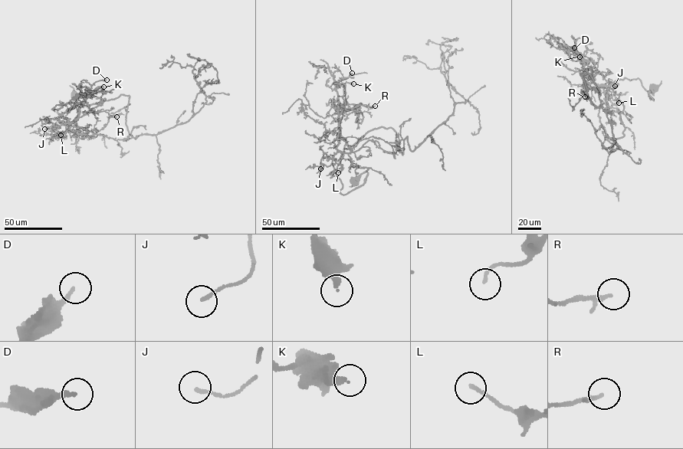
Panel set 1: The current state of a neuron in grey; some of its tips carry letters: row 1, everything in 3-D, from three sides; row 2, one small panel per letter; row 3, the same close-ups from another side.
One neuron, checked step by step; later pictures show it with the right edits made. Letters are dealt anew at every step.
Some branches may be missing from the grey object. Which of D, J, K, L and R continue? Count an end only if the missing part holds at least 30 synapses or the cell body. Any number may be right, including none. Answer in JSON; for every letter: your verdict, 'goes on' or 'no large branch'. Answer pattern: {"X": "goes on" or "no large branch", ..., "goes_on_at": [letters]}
{"D": "goes on", "J": "no large branch", "K": "no large branch", "L": "no large branch", "R": "no large branch", "goes_on_at": ["D"]}

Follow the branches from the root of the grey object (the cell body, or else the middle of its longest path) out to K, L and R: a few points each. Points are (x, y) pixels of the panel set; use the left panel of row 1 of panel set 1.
K: (73, 94), (90, 93), (60, 114), (60, 101), (73, 103), (78, 113), (74, 122), (86, 95), (103, 86)
L: (73, 94), (90, 93), (60, 114), (60, 101), (73, 103), (78, 113), (60, 134), (66, 137), (60, 135)
R: (73, 94), (90, 93), (60, 114), (60, 101), (73, 103), (78, 113), (74, 122), (90, 110), (116, 116)

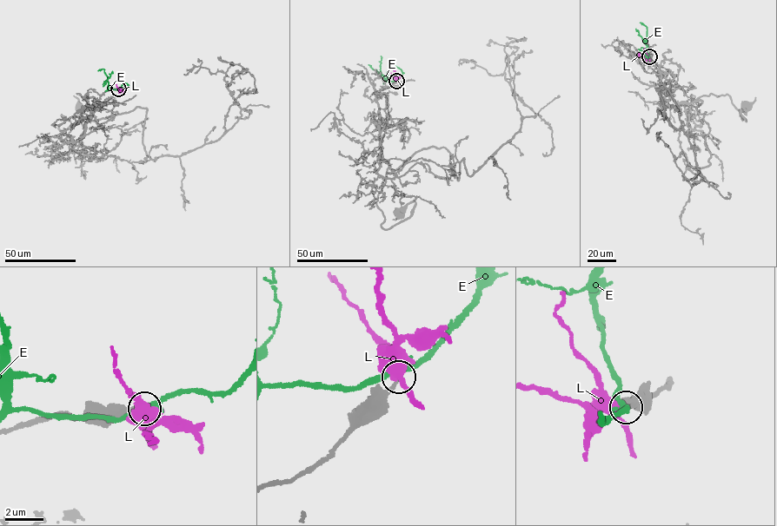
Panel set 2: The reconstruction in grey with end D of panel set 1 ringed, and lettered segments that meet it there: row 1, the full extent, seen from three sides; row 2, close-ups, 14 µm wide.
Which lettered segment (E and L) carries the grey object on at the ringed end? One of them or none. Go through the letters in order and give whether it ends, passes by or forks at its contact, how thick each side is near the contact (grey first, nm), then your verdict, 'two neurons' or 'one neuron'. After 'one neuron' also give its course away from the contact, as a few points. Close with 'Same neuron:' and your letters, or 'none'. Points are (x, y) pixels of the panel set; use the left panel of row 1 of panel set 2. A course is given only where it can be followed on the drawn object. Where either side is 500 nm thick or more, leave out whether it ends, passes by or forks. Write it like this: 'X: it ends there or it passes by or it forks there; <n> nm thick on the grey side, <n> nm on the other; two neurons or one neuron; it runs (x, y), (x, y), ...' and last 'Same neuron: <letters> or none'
E: it forks there; 190 nm thick on the grey side, 200 nm on the other; two neurons
L: it passes by; 220 nm thick on the grey side, 420 nm on the other; two neurons
Same neuron: none

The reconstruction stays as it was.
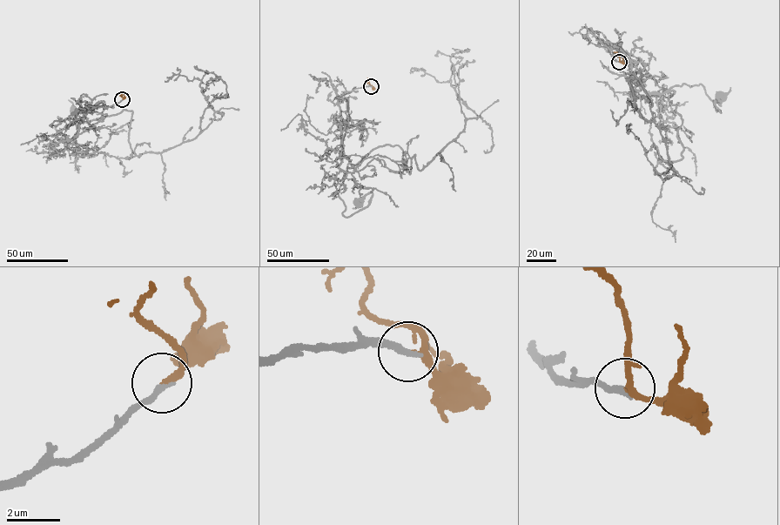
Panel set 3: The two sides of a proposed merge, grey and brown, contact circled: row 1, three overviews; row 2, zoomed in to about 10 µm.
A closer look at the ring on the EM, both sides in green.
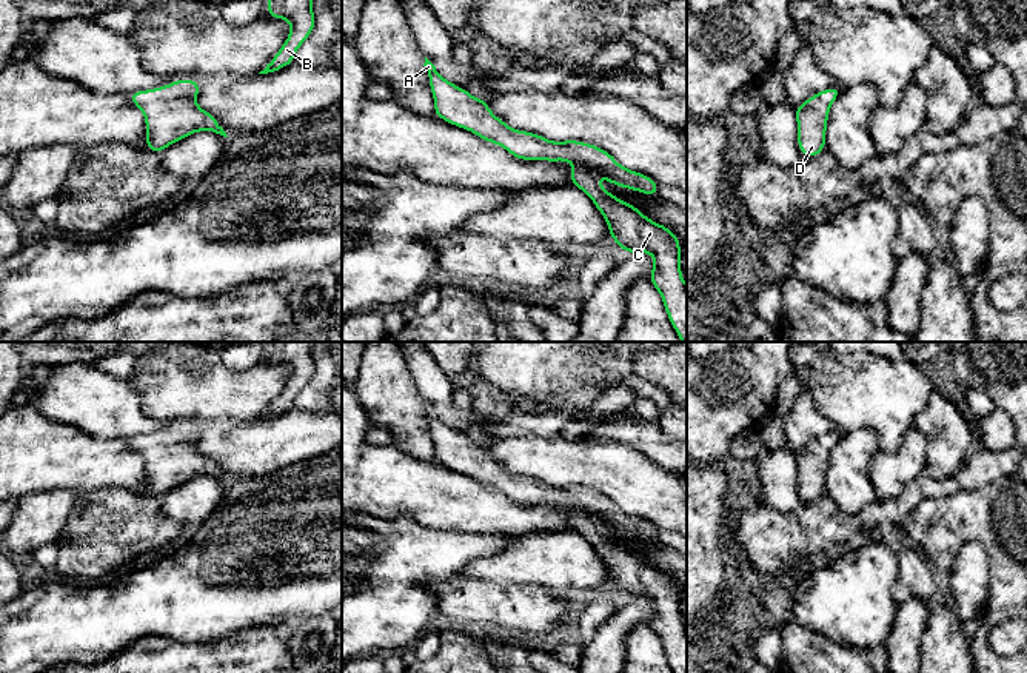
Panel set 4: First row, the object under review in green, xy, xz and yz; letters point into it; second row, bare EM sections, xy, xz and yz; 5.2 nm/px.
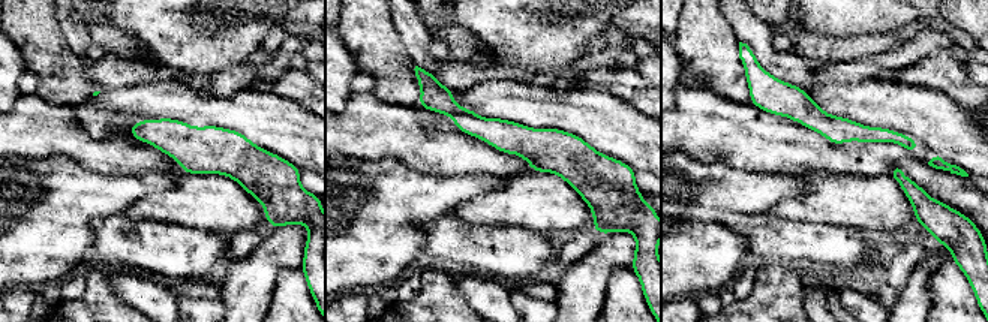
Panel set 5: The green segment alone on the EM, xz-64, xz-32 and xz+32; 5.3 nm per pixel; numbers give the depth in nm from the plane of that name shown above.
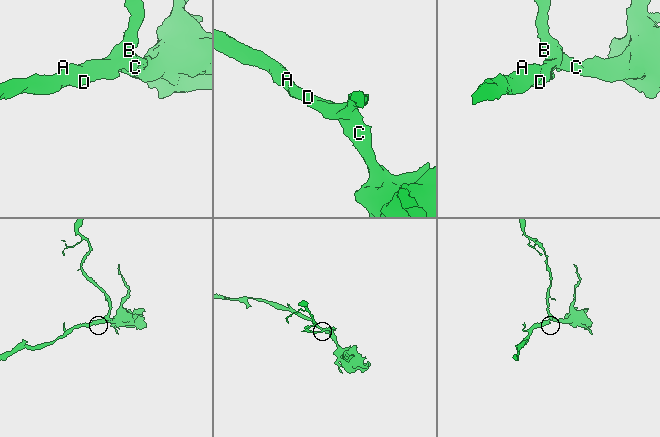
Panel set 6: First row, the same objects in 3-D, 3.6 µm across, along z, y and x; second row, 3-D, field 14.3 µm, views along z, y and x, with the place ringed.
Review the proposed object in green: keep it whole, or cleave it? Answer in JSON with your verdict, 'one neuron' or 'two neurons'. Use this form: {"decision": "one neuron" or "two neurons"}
{"decision": "one neuron"}

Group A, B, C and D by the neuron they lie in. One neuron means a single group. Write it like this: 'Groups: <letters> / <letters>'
Groups: A B C D

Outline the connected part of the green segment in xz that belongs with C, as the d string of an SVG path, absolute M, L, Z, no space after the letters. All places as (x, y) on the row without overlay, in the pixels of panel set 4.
M425 402L428 427L434 442L434 460L477 479L482 485L503 491L520 505L568 505L574 510L568 522L580 533L605 562L610 582L628 598L654 601L650 628L659 636L673 673L687 673L687 630L681 616L681 587L664 570L645 562L637 551L616 544L602 534L594 516L621 533L630 533L651 542L659 530L651 522L627 514L605 494L580 485L553 487L544 480L511 474L497 464L487 445L473 442L465 433L443 424Z

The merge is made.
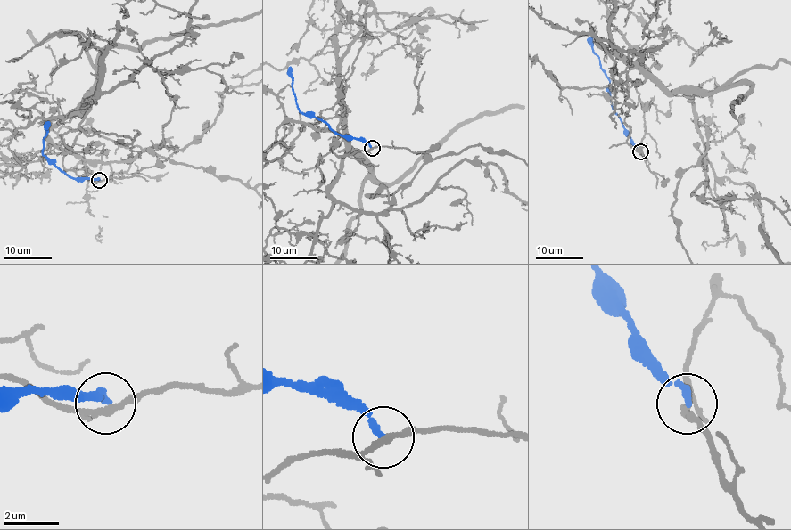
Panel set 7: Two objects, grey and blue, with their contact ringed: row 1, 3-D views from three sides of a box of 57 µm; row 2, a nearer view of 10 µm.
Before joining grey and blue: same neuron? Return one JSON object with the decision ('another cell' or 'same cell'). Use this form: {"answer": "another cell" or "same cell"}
{"answer": "another cell"}

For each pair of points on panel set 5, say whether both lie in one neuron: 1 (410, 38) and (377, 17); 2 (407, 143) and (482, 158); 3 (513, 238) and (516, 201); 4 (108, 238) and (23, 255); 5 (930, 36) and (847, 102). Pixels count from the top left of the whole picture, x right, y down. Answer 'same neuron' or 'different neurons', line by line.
1: different neurons
2: same neuron
3: different neurons
4: different neurons
5: different neurons

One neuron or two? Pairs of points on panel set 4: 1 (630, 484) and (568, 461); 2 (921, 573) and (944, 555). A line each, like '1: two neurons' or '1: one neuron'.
1: one neuron
2: two neurons

